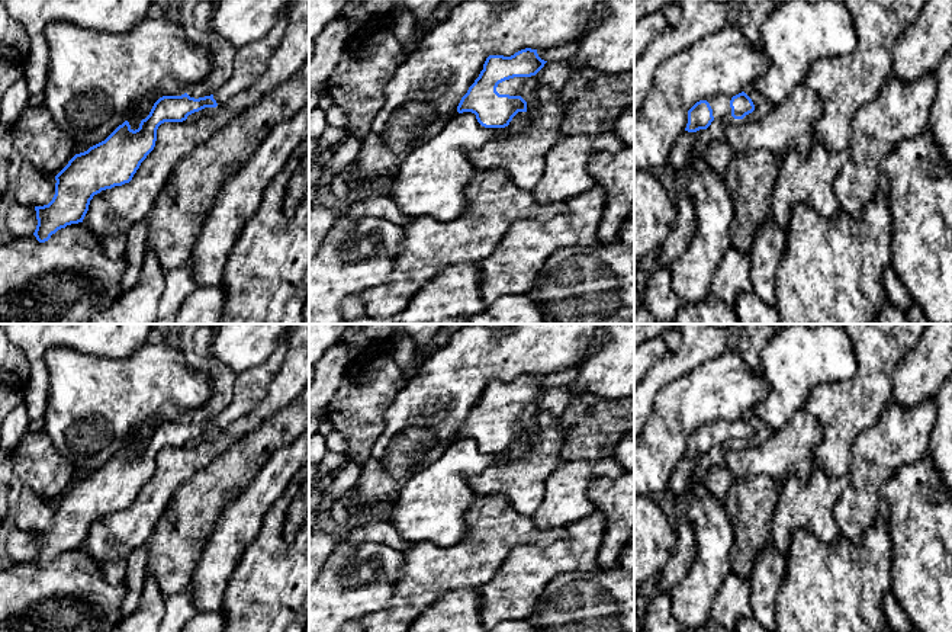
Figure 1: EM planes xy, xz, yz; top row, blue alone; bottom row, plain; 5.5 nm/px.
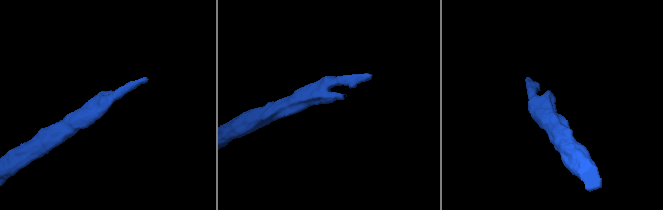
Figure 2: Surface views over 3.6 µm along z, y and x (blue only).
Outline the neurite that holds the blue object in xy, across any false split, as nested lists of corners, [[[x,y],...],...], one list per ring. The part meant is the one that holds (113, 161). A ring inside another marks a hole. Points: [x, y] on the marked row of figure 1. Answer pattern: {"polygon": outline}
{"polygon": [[[289,6],[277,16],[271,31],[260,41],[237,49],[231,78],[213,94],[205,97],[160,97],[149,115],[132,129],[125,121],[104,141],[75,154],[55,176],[55,195],[48,205],[35,206],[38,225],[33,232],[45,243],[58,230],[83,222],[90,200],[102,190],[129,183],[141,163],[154,150],[157,129],[164,122],[183,122],[205,108],[216,108],[242,92],[266,71],[280,44],[289,20]]]}

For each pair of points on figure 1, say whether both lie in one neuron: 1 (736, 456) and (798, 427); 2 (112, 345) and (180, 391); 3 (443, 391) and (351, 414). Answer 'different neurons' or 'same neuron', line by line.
1: same neuron
2: different neurons
3: different neurons

